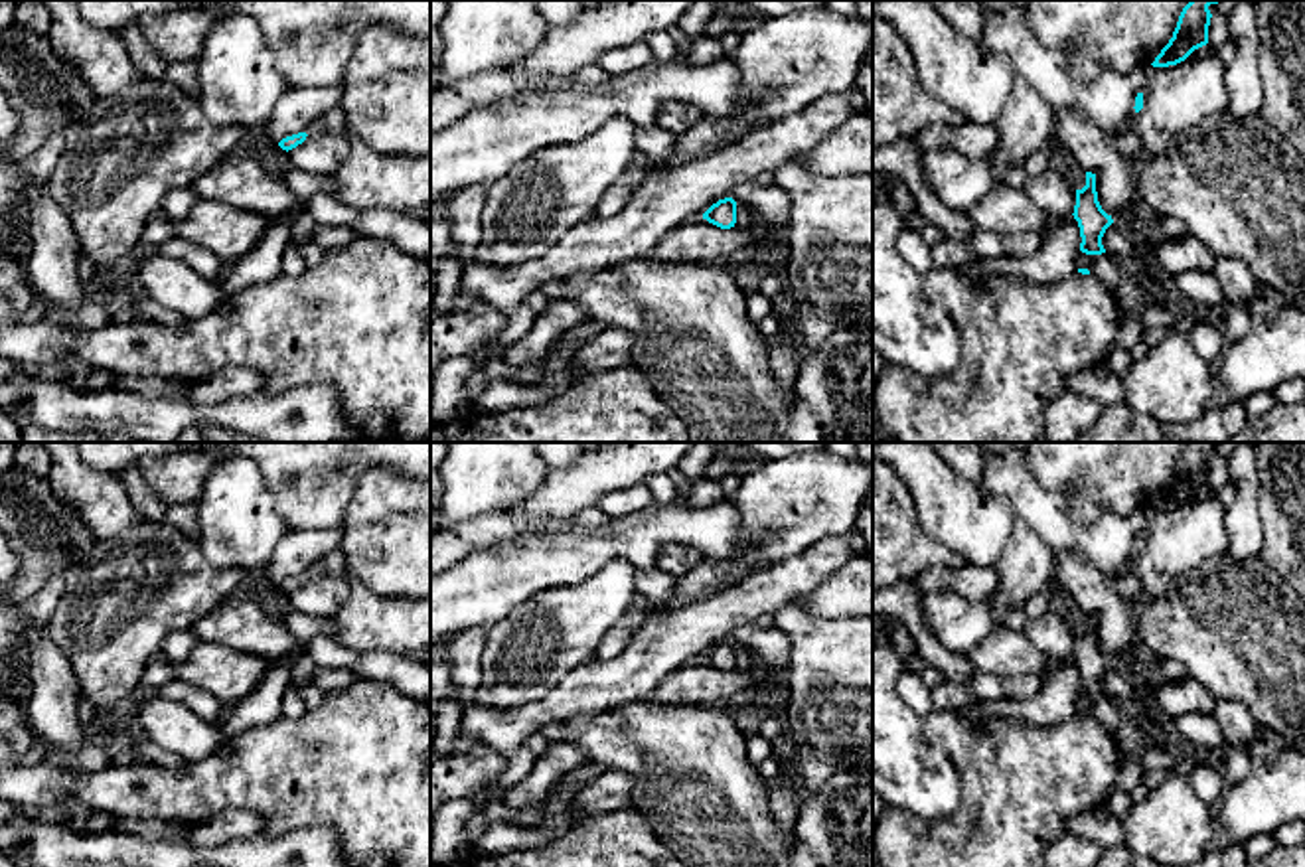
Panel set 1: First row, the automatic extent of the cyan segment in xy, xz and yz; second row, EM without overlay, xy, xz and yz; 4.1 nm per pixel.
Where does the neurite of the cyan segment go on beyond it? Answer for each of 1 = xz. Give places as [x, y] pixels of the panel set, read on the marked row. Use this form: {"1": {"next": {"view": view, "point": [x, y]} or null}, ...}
{"1": {"next": null}}

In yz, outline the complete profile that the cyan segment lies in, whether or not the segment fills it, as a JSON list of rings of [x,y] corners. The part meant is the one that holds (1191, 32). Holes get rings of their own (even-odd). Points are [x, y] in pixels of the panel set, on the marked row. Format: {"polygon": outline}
{"polygon": [[[1190,0],[1177,22],[1173,38],[1161,49],[1161,53],[1151,63],[1153,67],[1169,67],[1185,61],[1194,49],[1208,43],[1208,26],[1210,26],[1210,4],[1220,0]]]}

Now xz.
{"polygon": [[[732,197],[719,199],[705,213],[703,219],[709,223],[730,229],[736,223],[736,201]]]}

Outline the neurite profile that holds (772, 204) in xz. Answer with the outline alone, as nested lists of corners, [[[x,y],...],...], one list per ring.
[[[748,180],[740,182],[730,197],[736,203],[750,205],[758,215],[758,223],[766,225],[770,231],[784,233],[792,209],[792,197],[786,190],[778,186],[758,186],[754,180]]]

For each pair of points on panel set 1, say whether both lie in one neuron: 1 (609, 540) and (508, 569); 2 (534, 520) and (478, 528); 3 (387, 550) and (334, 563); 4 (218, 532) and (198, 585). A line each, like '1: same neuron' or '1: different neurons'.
1: same neuron
2: same neuron
3: different neurons
4: different neurons

